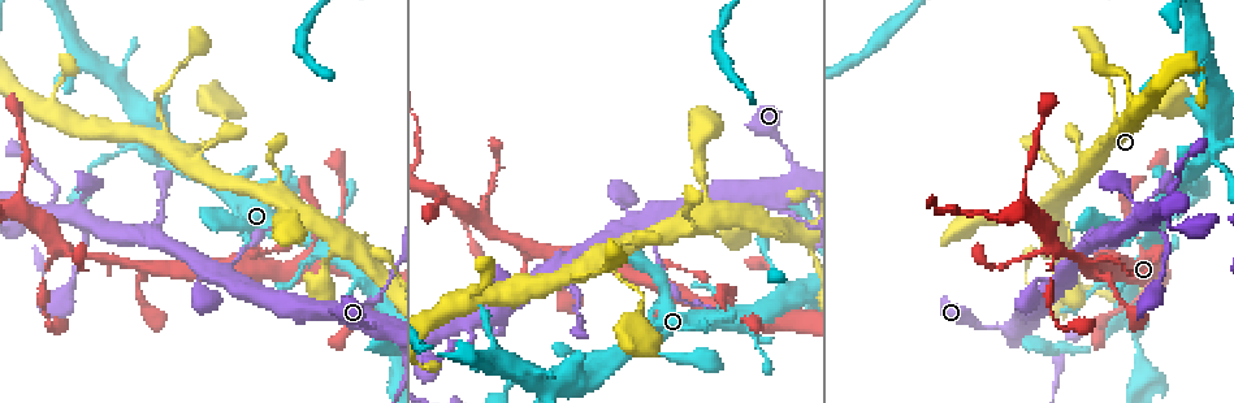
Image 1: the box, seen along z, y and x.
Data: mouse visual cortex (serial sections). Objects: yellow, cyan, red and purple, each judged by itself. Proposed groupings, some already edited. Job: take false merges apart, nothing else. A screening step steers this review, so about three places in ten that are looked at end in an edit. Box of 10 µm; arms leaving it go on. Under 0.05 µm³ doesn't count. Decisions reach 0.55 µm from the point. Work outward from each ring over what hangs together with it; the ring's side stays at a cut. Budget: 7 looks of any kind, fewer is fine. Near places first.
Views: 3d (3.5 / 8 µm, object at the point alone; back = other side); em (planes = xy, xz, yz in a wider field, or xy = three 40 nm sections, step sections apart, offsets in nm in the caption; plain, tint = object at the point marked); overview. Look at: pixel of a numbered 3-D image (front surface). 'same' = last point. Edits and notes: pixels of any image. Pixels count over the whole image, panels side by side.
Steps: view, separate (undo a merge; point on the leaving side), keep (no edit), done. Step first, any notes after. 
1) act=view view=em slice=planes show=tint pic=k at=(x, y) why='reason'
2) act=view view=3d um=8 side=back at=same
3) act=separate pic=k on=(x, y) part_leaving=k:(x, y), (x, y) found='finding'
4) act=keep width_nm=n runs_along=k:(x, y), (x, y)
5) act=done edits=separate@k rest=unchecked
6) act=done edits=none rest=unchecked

act=view view=3d um=3.5 pic=1 at=(368, 314) why='calibre changes'

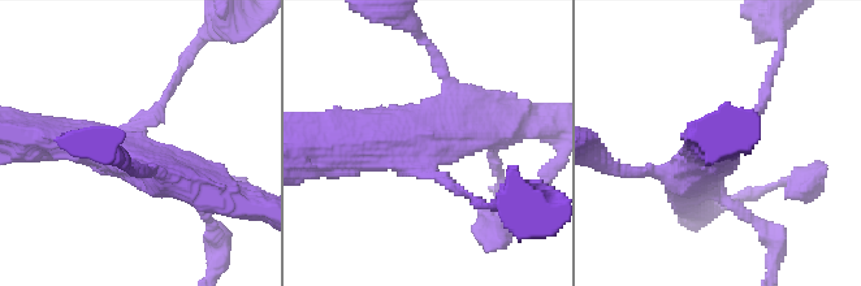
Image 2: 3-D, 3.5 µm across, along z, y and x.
act=view view=em slice=planes show=tint pic=2 at=(137, 139)

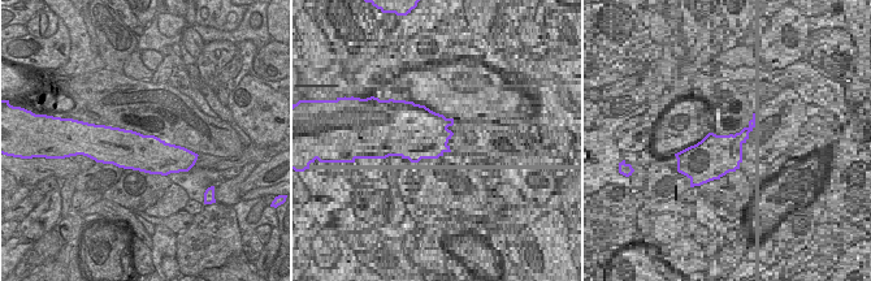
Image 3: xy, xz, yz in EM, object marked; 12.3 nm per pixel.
act=keep runs_along=2:(679, 172), (743, 137), (769, 76) found='continuous, no second cell'

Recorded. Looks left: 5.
act=view view=3d um=8 pic=1 at=(1037, 279) why='thick turns thin'

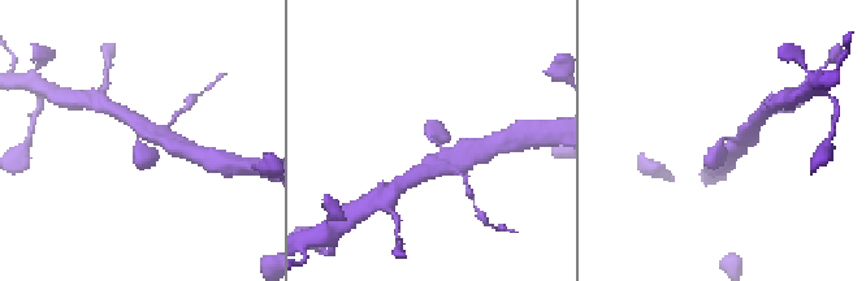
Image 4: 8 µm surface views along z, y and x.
act=view view=3d um=3.5 side=back at=same why='zoom in'

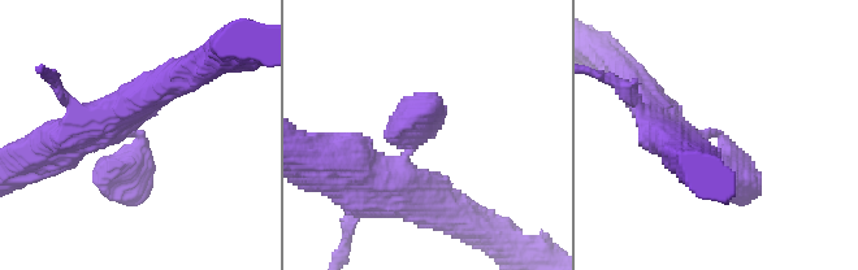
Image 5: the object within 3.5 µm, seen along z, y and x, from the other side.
act=view view=em slice=xy step=2 show=tint pic=5 at=(715, 133) arm_widths_nm=400,400

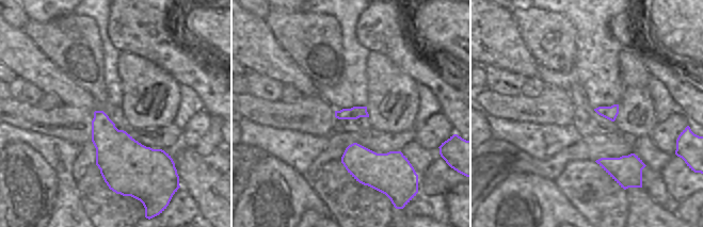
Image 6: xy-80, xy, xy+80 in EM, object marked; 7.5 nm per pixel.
act=keep runs_along=5:(672, 139), (719, 134), (732, 199) found='all the same cell'

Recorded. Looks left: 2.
act=done edits=none rest=unchecked

